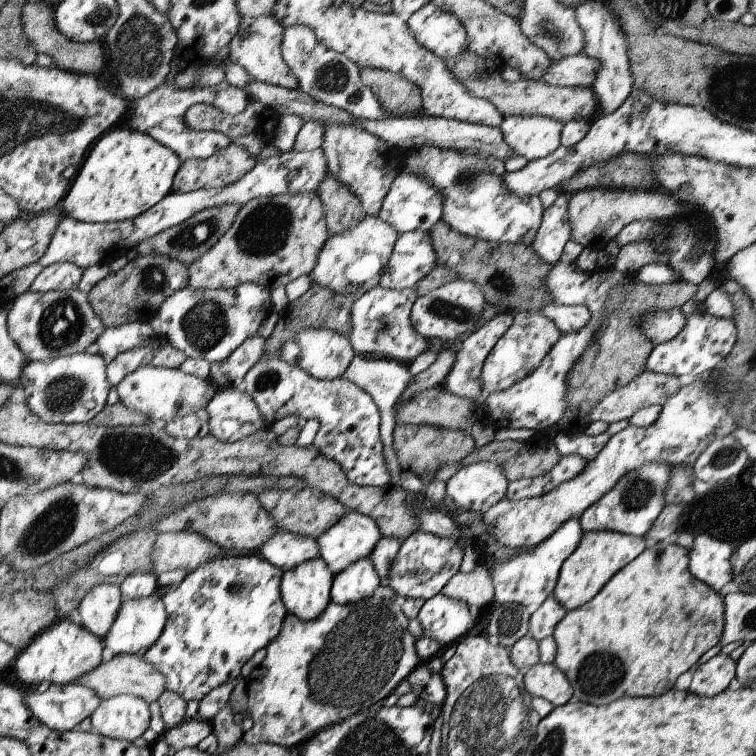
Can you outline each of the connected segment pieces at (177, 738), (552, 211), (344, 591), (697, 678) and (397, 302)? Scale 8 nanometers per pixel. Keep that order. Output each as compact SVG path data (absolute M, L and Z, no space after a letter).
M186 718L178 726L167 729L161 736L168 746L178 752L185 748L194 748L206 736L213 733L211 722L204 722L199 718Z
M560 191L556 202L550 208L543 209L541 225L530 244L550 265L560 261L560 255L566 242L570 240L570 224L568 224L568 198Z
M364 558L334 576L330 589L331 600L336 604L356 604L372 598L381 584L382 578L374 565L369 558Z
M718 653L707 662L698 664L689 691L712 698L735 685L737 662L730 655Z
M380 285L357 296L349 321L352 328L349 341L355 354L380 354L408 366L425 352L428 348L427 338L416 332L411 321L412 305L417 297L416 288L388 290Z

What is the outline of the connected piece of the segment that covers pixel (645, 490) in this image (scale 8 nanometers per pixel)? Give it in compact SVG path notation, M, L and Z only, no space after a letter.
M650 462L632 470L624 478L620 478L618 484L608 494L604 494L598 502L586 508L586 512L579 518L583 532L610 531L645 537L646 532L652 528L665 507L664 490L670 482L671 468L670 464L664 464L664 462L662 464Z

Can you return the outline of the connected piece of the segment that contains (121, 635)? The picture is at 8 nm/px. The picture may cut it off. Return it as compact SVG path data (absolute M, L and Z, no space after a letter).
M153 592L152 596L148 596L148 598L136 598L136 600L123 598L118 618L110 626L110 632L104 636L106 642L105 661L112 660L118 654L136 655L140 650L142 652L148 650L150 646L154 646L154 642L158 642L158 638L162 636L167 624L168 612L165 610L164 600L158 596L158 592Z

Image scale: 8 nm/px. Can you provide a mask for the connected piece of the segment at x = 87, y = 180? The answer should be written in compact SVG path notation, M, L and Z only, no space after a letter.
M125 125L109 130L92 145L85 160L78 166L76 176L70 180L69 189L60 202L62 215L85 223L120 222L136 218L173 191L173 180L180 169L180 161L170 147L149 134L128 129Z

